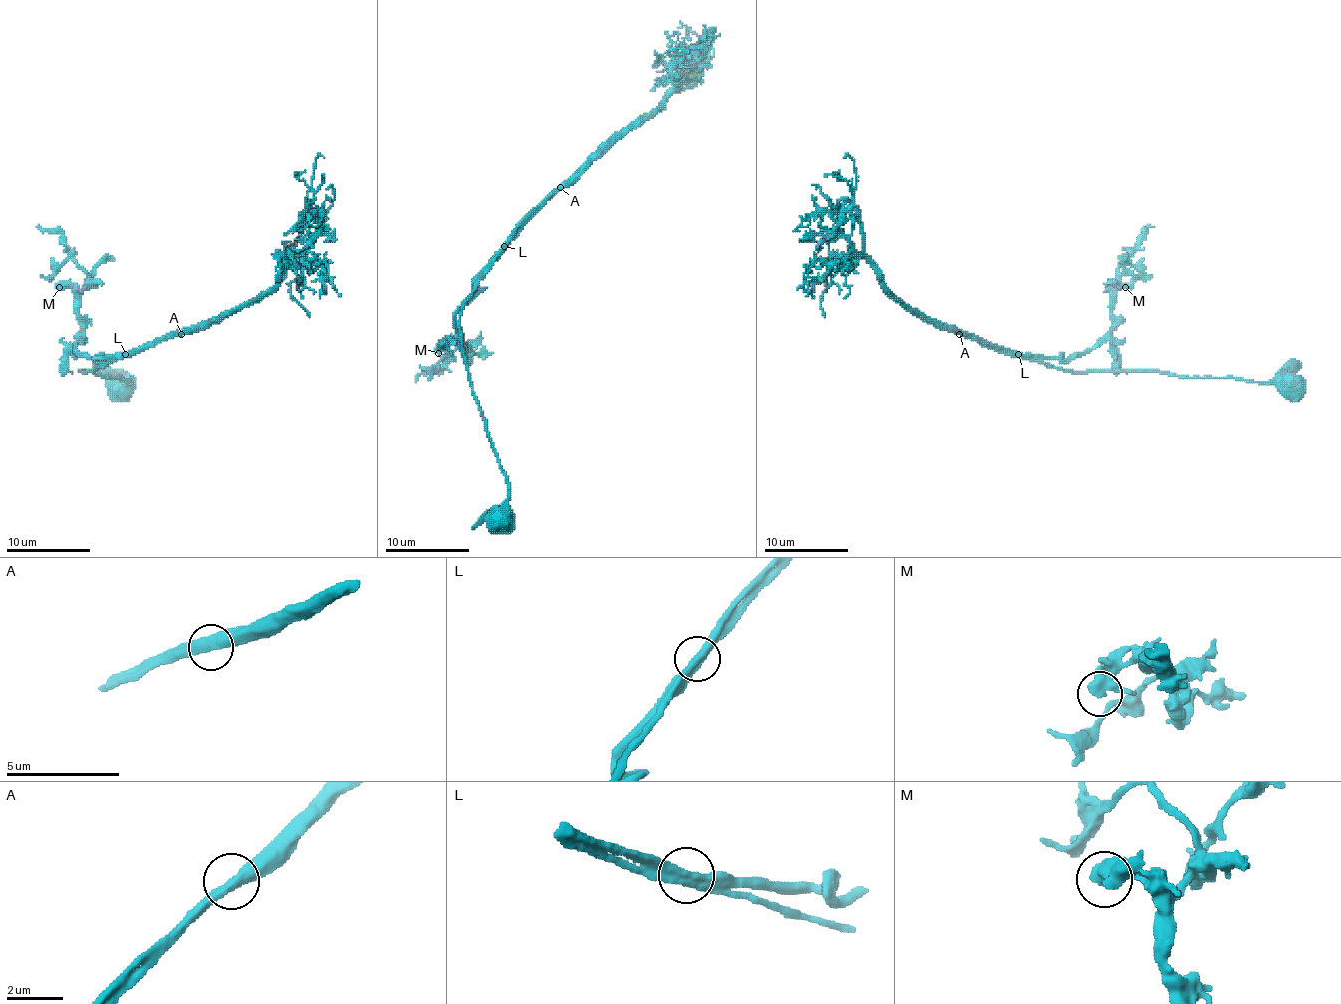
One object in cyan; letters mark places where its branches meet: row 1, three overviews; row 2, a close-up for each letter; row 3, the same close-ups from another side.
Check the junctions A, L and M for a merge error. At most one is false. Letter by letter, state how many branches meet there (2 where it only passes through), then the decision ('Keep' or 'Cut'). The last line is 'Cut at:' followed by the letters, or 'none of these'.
A: Branches: 2. Keep
L: Branches: 2. Keep
M: Branches: 2. Keep
Cut at: none of these

